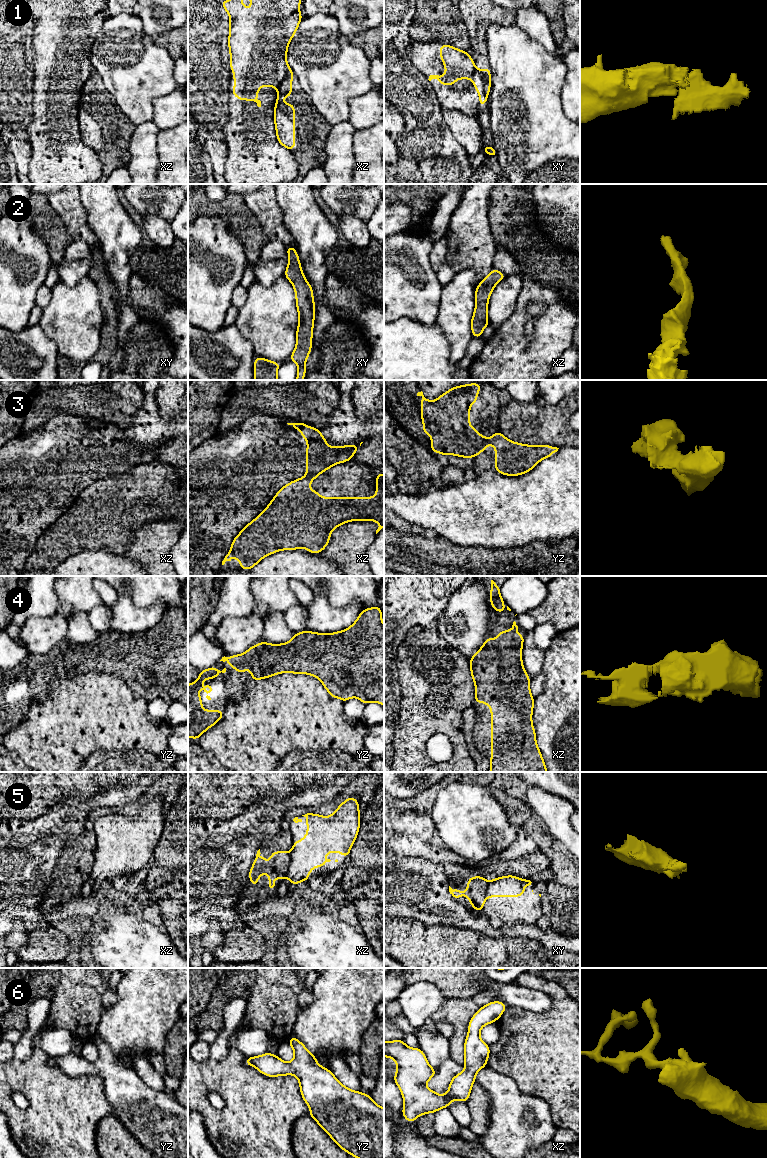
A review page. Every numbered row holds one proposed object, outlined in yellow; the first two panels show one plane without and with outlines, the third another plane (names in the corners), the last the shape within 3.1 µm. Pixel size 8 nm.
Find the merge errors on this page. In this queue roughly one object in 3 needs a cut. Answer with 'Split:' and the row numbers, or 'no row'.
Split: 1, 3, 5

